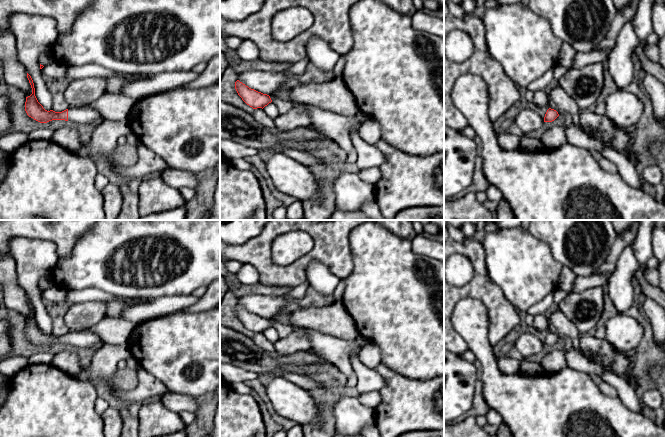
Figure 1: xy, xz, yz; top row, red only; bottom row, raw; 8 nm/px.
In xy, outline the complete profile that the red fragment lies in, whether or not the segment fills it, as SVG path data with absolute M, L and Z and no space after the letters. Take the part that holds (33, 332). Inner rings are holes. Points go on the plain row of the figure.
M27 297L27 302L32 312L32 318L26 321L25 335L27 339L40 347L47 347L52 344L70 345L73 349L91 348L97 344L103 344L101 338L91 330L69 331L62 336L53 334L47 335L38 326L35 320L34 307L31 300Z

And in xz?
M239 304L235 306L235 313L242 324L253 333L263 333L272 326L269 319L251 313Z

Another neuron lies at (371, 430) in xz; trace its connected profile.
M376 425L365 426L362 431L363 437L381 437L381 434Z

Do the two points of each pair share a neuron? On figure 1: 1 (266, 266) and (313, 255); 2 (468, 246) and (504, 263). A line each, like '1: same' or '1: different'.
1: same
2: different

